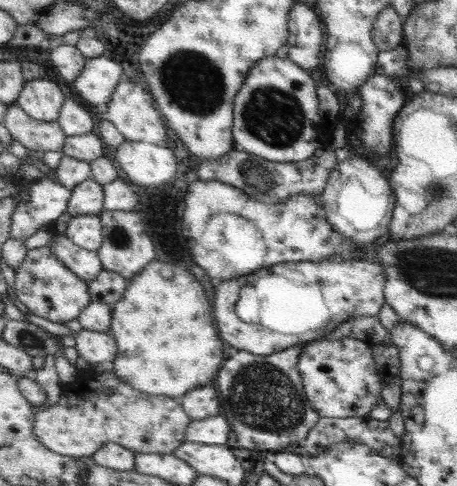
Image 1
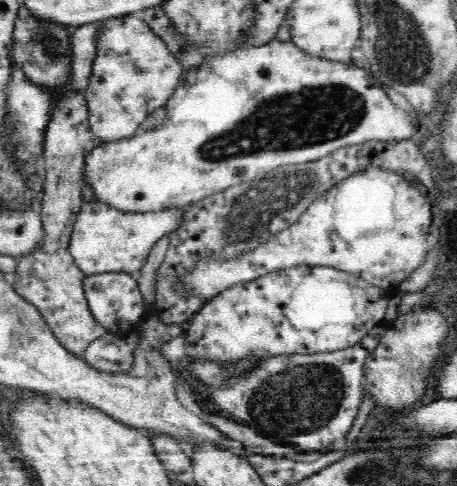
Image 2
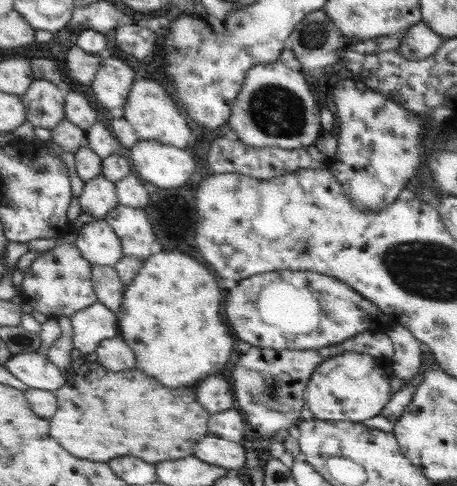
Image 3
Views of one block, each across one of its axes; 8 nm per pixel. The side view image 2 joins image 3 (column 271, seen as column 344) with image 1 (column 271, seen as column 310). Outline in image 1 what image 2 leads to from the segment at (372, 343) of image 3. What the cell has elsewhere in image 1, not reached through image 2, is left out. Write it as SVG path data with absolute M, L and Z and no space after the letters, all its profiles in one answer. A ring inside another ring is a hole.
M291 346L285 348L277 354L269 354L269 356L255 356L249 352L237 352L233 358L225 356L219 372L215 374L213 386L219 394L219 416L223 416L231 428L231 432L235 434L235 442L241 448L247 450L275 450L271 454L277 454L279 450L299 450L299 444L305 440L307 432L319 422L319 414L313 410L313 406L309 406L309 400L305 398L303 392L303 380L297 372L297 360L301 354L303 346Z

